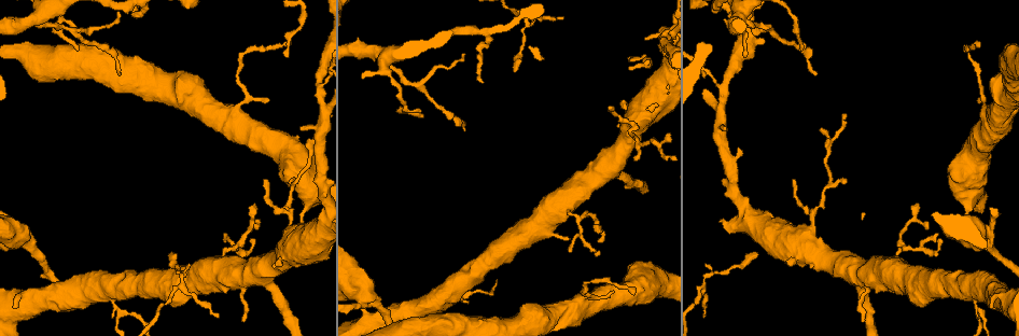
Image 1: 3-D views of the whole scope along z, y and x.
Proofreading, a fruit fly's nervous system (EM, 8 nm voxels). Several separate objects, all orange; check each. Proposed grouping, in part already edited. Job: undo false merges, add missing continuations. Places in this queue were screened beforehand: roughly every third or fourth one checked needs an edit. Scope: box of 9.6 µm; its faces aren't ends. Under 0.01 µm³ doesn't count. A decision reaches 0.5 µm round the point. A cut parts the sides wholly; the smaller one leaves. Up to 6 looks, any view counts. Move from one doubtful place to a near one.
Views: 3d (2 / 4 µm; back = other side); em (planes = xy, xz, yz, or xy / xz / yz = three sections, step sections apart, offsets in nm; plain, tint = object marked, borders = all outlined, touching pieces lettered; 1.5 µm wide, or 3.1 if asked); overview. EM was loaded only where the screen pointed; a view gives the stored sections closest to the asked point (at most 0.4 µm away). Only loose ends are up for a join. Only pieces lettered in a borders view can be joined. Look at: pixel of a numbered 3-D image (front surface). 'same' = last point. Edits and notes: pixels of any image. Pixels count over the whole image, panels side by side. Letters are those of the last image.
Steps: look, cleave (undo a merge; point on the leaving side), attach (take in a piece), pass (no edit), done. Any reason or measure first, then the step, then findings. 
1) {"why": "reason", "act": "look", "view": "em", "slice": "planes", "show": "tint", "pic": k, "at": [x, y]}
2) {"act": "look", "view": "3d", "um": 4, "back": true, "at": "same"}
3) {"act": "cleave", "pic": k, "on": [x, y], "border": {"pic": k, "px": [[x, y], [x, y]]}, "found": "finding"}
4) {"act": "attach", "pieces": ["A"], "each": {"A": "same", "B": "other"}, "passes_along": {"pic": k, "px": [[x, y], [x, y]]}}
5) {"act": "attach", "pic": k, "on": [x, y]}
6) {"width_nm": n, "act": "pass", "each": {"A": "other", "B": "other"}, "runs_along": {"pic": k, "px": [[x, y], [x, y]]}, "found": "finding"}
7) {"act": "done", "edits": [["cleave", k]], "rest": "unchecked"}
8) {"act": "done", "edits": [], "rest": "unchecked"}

{"why": "tapers out", "act": "look", "view": "3d", "um": 2, "pic": 1, "at": [464, 54]}

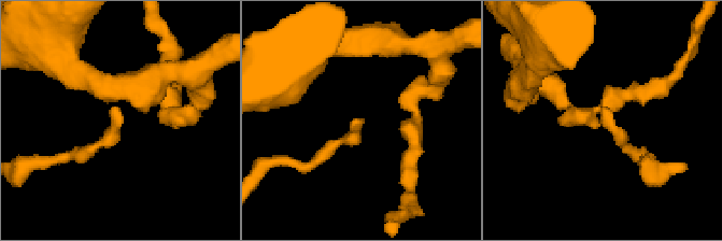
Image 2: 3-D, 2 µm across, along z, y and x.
{"act": "look", "view": "em", "slice": "planes", "show": "borders", "pic": 2, "at": [362, 119]}

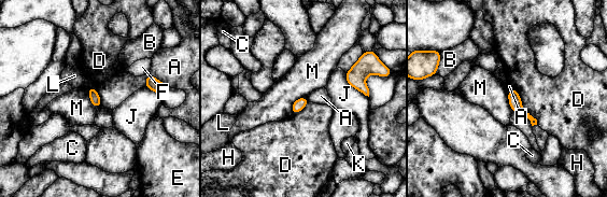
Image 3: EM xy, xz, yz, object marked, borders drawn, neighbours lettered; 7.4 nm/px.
{"act": "pass", "each": {"A": "other", "B": "other", "C": "other", "D": "other", "E": "other", "F": "other", "H": "other", "J": "other", "K": "other", "L": "other", "M": "other"}, "runs_along": {"pic": 3, "px": [[512, 92], [514, 102], [534, 122]]}, "found": "no lettered piece goes on from it"}

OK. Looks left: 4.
{"why": "branch stops here", "act": "look", "view": "em", "slice": "planes", "show": "borders", "pic": 1, "at": [119, 75]}

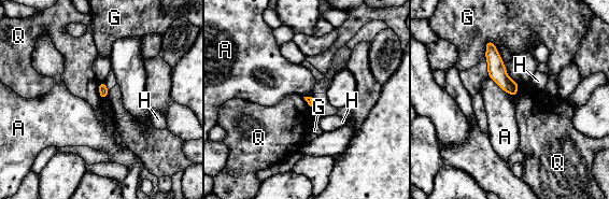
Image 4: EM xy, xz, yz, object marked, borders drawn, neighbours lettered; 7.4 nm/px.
{"act": "pass", "each": {"A": "other", "G": "other", "H": "other", "Q": "other"}, "border": {"pic": 4, "px": [[489, 75], [512, 97]]}, "found": "no lettered piece goes on from it"}

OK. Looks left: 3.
{"why": "sharp bend", "act": "look", "view": "3d", "um": 4, "pic": 1, "at": [989, 241]}

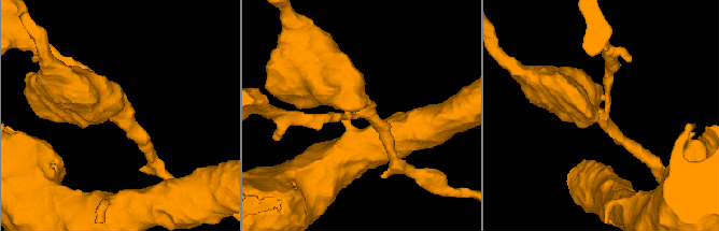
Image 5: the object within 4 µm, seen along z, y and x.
{"arms": 3, "arm_widths_nm": [200, 200, 700], "why": "need the tissue", "act": "look", "view": "em", "slice": "planes", "show": "borders", "pic": 5, "at": [115, 109]}

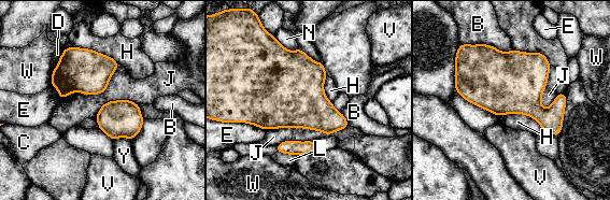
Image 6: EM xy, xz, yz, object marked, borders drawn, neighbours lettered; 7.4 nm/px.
{"width_nm": 460, "act": "pass", "each": {"B": "other", "C": "other", "D": "other", "E": "other", "H": "other", "J": "other", "L": "other", "N": "other", "V": "other", "W": "other", "Y": "other"}, "border": {"pic": 6, "px": [[497, 115], [526, 114], [542, 130]]}, "found": "one cell here"}

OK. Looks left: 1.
{"act": "done", "edits": [], "rest": "unchecked"}

